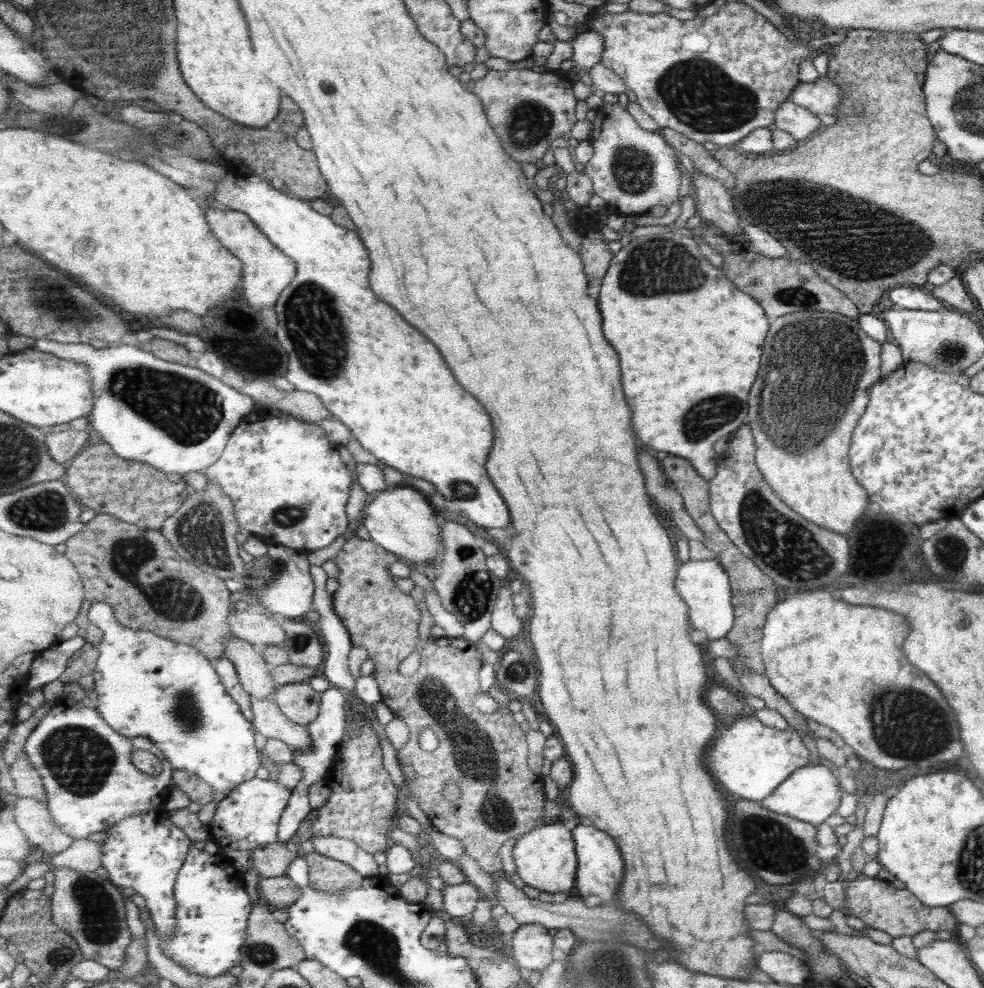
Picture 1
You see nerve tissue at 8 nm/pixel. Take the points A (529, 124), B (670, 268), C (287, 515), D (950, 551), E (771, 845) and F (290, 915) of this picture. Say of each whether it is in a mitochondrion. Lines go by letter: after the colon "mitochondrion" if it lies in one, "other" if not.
A: mitochondrion
B: mitochondrion
C: mitochondrion
D: mitochondrion
E: mitochondrion
F: other

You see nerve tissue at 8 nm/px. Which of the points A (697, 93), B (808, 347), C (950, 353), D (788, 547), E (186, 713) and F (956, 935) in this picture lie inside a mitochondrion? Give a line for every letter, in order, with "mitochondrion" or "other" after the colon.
A: mitochondrion
B: mitochondrion
C: mitochondrion
D: mitochondrion
E: mitochondrion
F: other

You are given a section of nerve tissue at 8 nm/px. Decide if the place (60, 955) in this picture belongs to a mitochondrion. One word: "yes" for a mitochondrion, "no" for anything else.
yes

